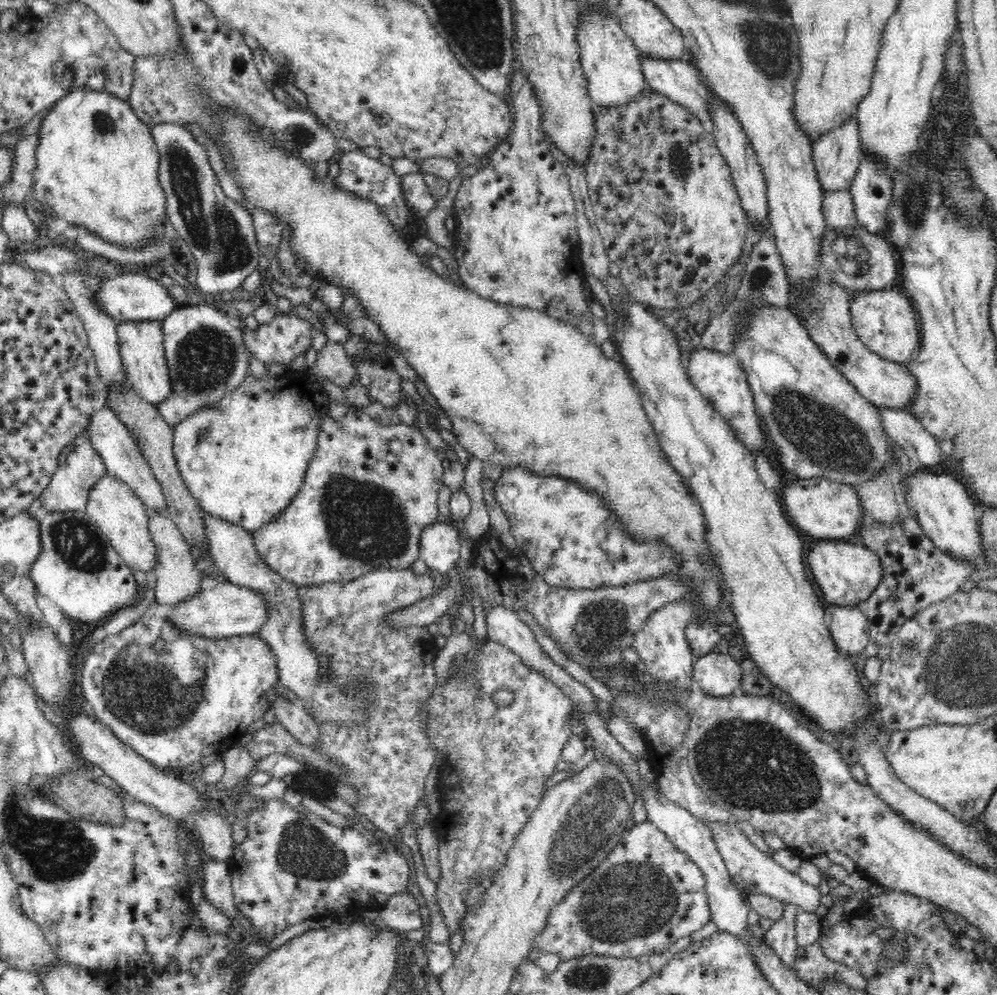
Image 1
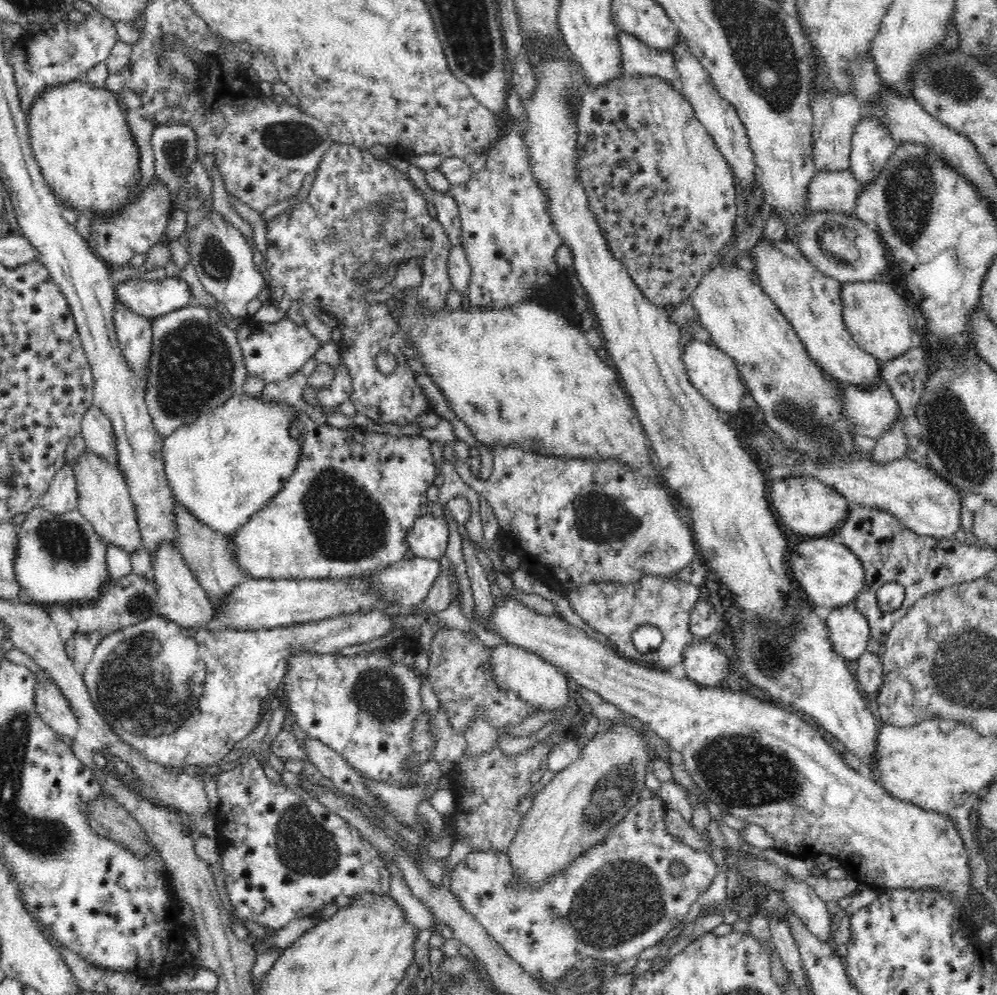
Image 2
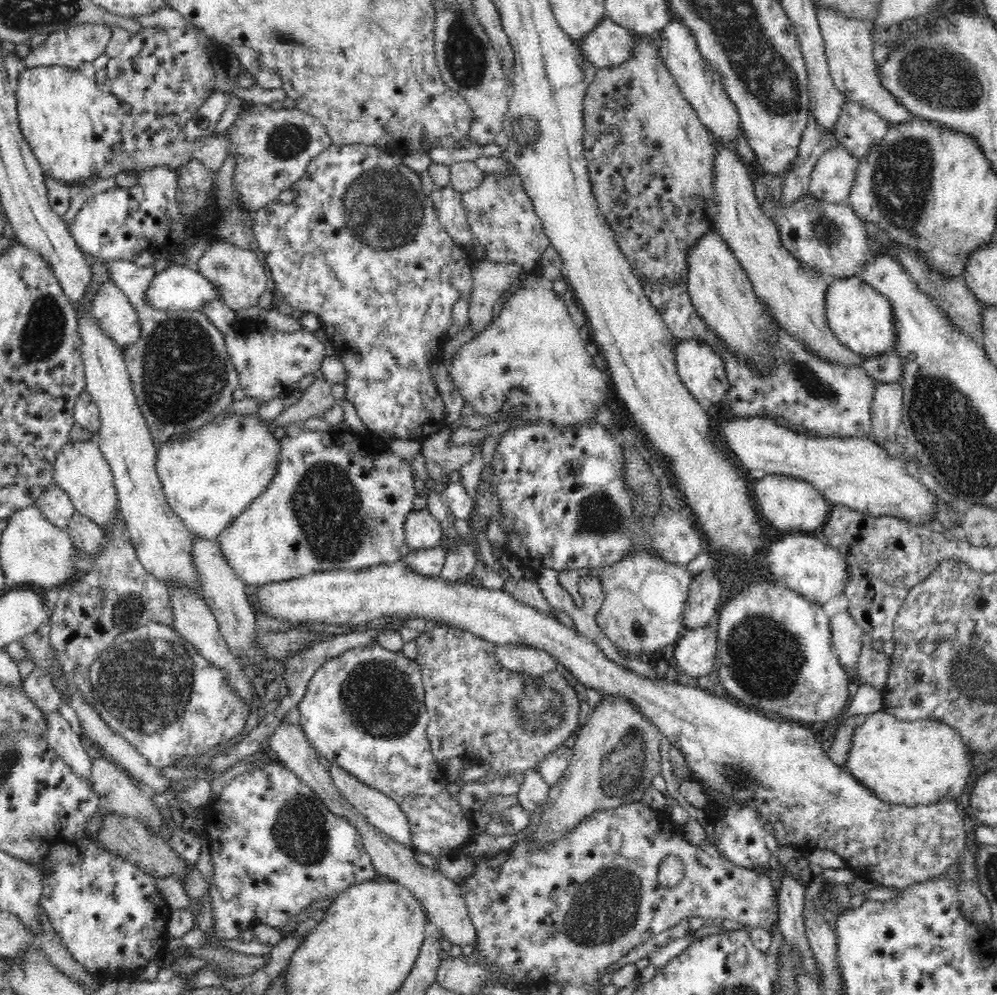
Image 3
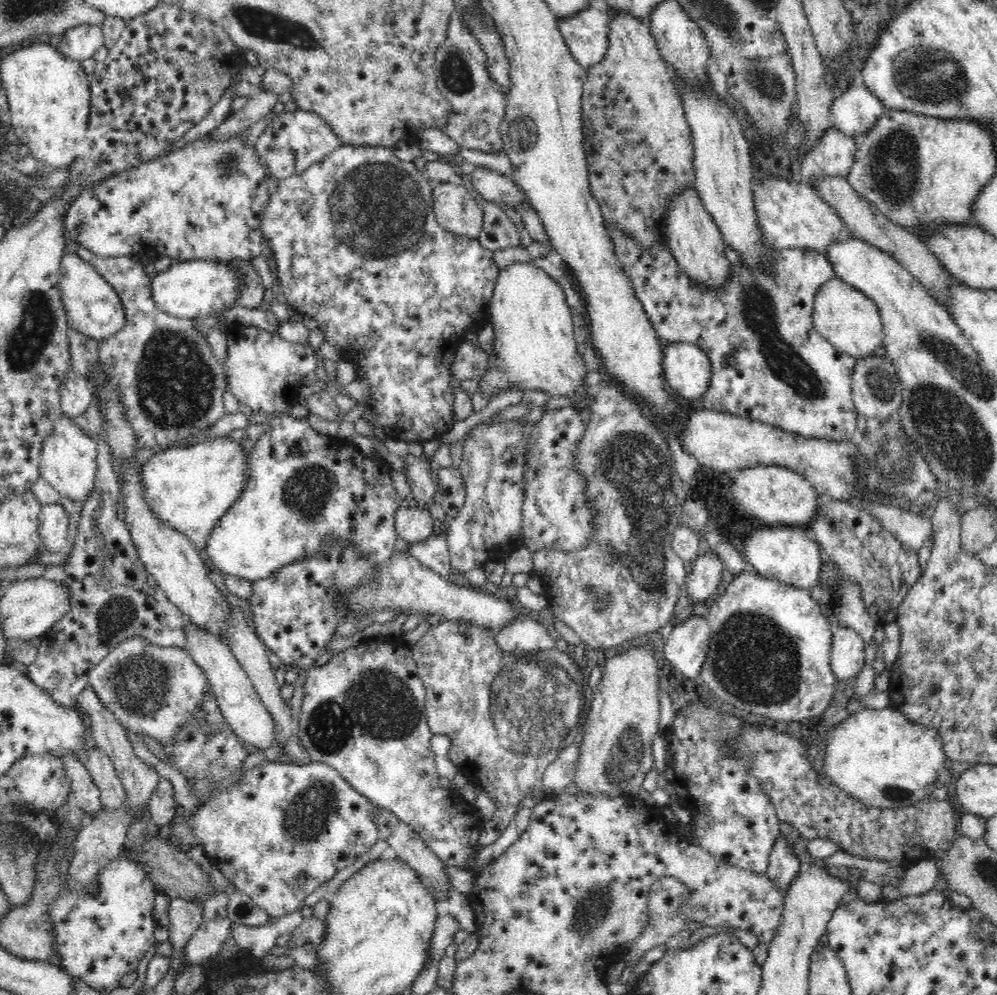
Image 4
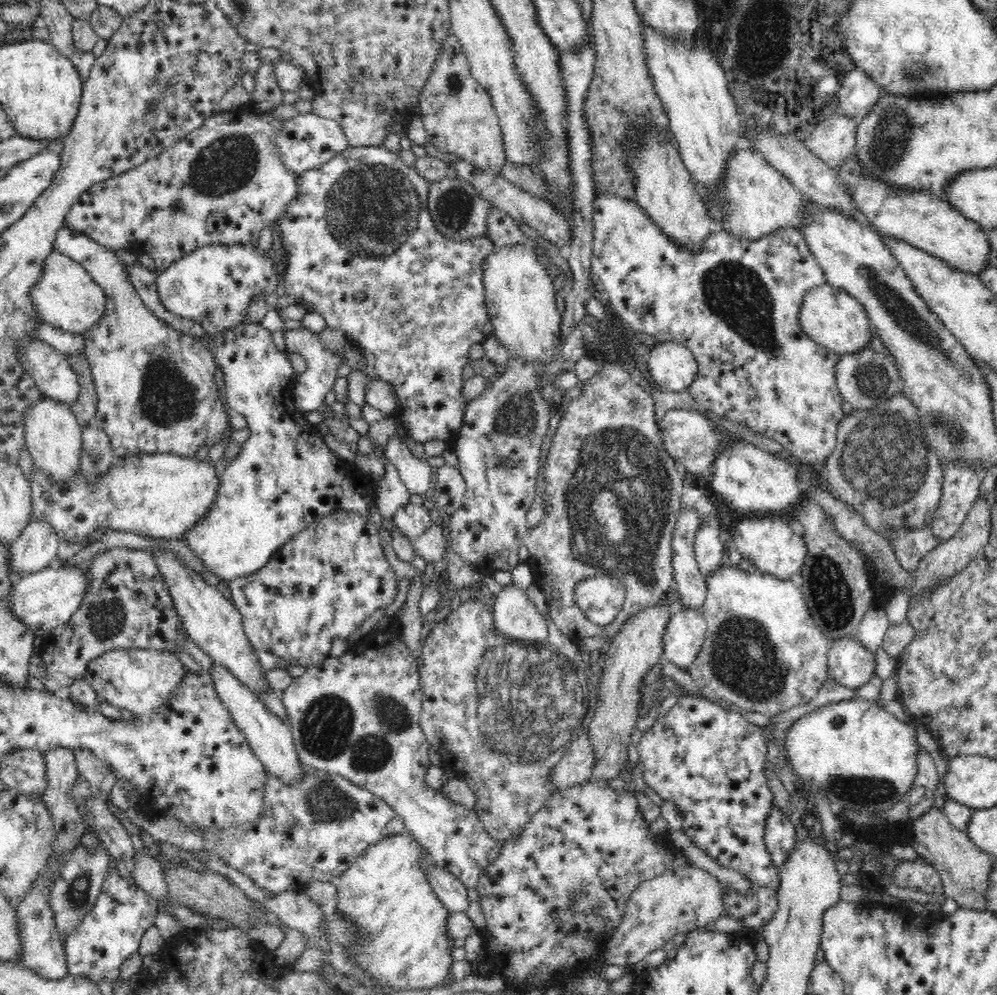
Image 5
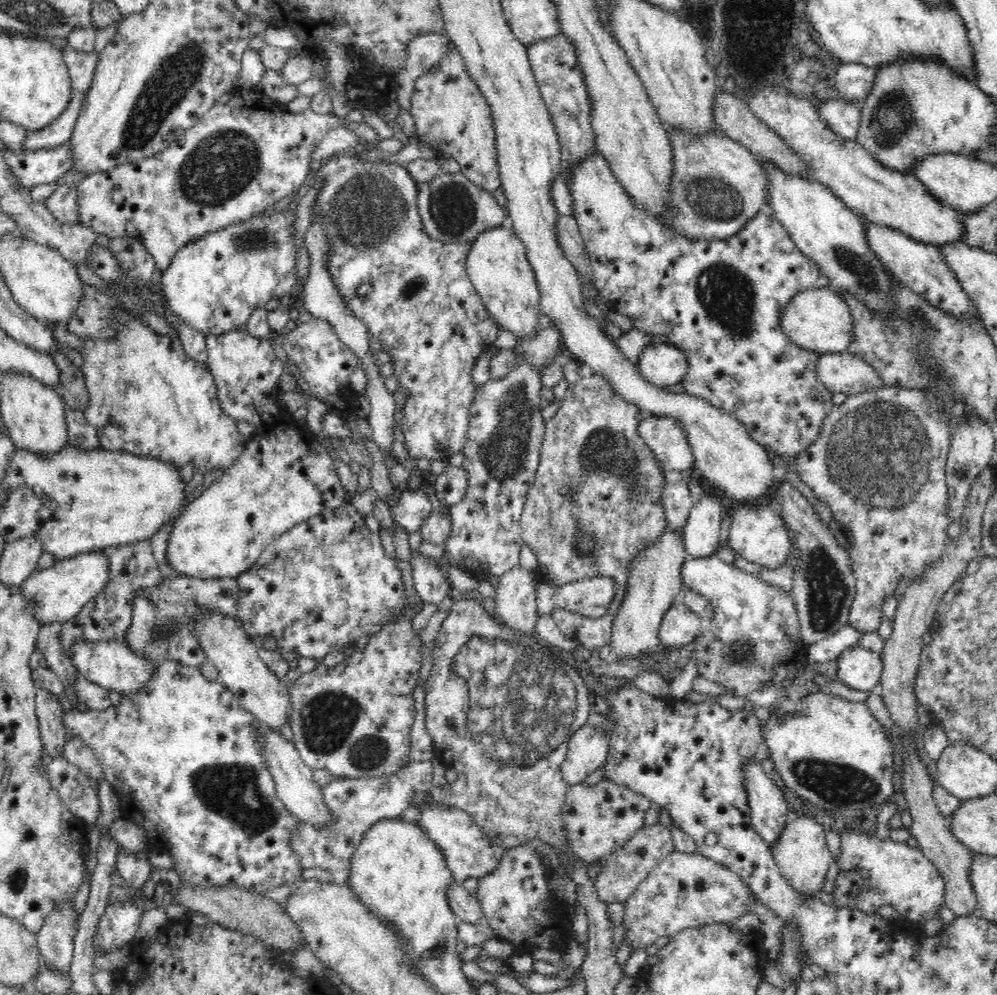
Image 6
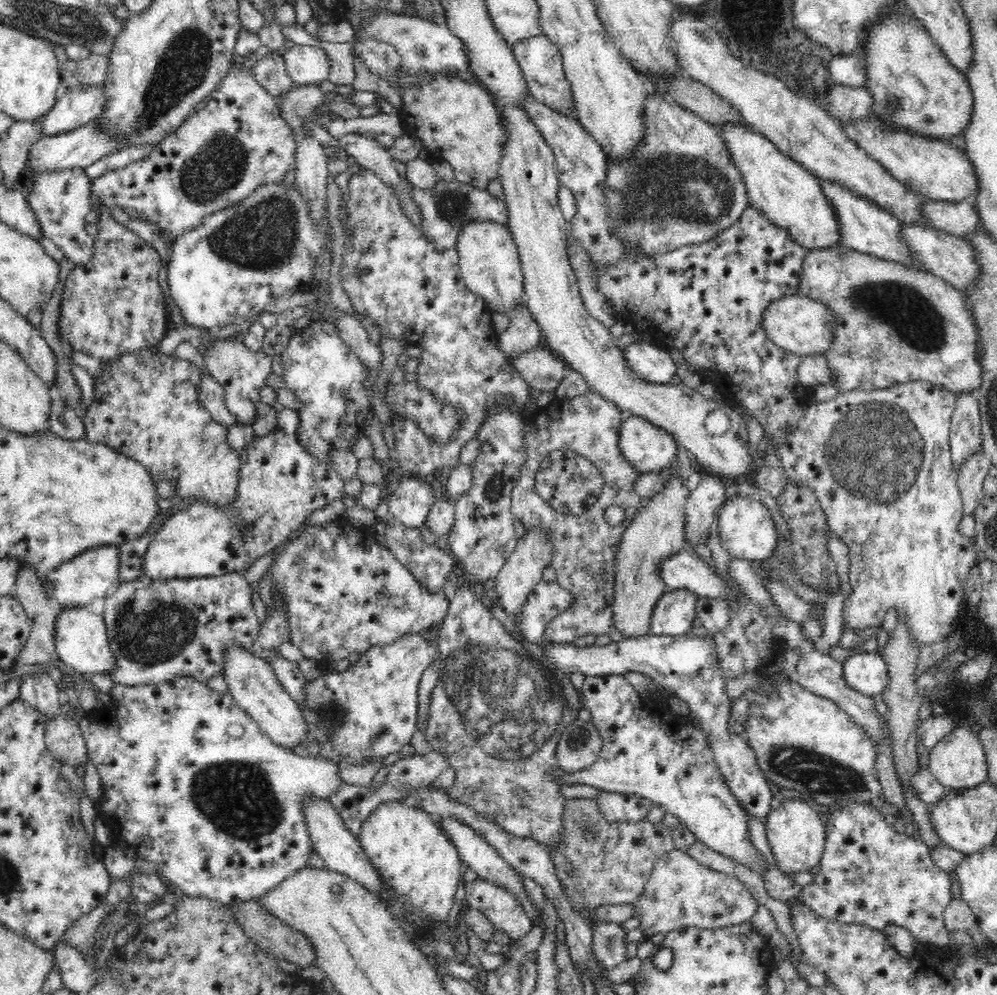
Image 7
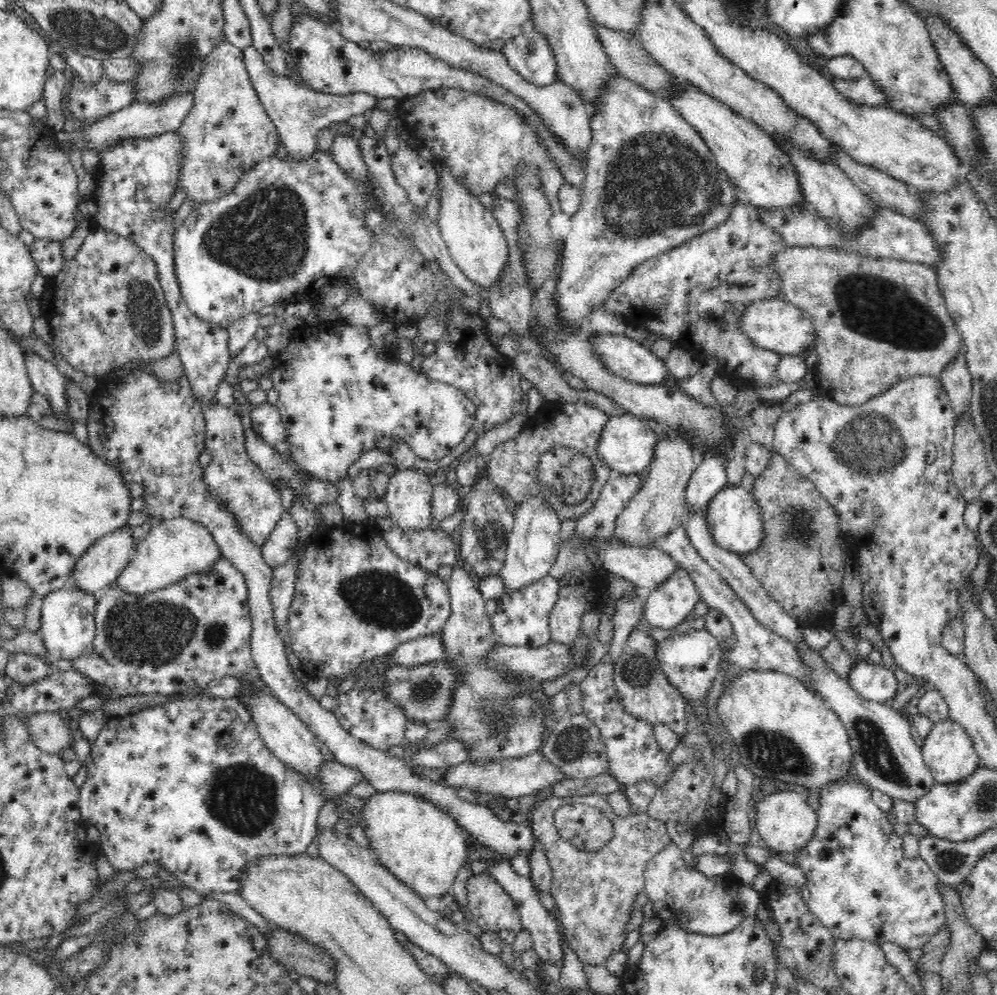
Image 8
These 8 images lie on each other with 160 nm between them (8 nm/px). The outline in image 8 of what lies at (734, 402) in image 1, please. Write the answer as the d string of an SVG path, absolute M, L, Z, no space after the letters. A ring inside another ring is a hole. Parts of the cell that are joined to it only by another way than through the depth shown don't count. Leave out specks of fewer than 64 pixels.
M593 333L591 336L592 350L599 361L612 373L624 380L639 382L646 385L662 384L662 380L670 381L671 376L667 365L662 362L646 344L626 337L626 335L613 335L608 333Z

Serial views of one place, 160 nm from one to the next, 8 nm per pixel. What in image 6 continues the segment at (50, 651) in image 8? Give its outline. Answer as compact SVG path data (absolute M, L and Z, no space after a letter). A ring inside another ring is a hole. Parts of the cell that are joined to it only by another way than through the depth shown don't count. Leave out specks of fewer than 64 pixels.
M82 638L76 640L72 646L71 660L78 670L78 674L84 676L90 682L106 689L120 693L121 696L132 696L134 693L142 690L142 687L156 674L154 665L148 659L142 659L139 655L134 654L122 642L89 642Z

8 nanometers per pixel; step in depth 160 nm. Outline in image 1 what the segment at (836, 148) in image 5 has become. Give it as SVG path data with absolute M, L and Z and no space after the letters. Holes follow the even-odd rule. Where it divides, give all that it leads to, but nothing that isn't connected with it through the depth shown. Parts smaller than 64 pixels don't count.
M823 190L823 192L822 212L827 221L827 228L837 232L838 229L856 226L857 214L851 190L836 190L836 192Z

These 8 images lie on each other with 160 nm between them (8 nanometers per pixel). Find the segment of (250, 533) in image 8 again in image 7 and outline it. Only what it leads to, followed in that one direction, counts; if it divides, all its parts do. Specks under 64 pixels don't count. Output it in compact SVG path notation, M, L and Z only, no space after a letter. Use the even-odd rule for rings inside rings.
M201 372L200 378L202 382L200 382L201 392L198 399L202 406L210 412L216 422L223 424L226 428L236 426L238 423L236 417L232 415L224 401L224 387L209 372L206 375Z

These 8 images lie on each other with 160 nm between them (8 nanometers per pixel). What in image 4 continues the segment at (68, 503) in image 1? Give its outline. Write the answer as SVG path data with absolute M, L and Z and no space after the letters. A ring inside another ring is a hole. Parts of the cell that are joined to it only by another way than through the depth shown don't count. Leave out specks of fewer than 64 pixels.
M50 503L41 506L39 514L38 536L45 552L62 551L68 536L68 513L62 504Z

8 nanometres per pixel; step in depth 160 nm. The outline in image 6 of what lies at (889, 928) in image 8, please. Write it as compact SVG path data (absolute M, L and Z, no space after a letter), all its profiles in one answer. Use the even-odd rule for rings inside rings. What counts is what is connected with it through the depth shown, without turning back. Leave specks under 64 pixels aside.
M860 821L852 822L840 833L840 855L834 857L834 862L838 864L838 875L834 880L836 888L831 893L835 900L834 906L857 908L866 914L876 914L880 906L892 904L900 919L908 919L912 924L921 924L936 918L936 912L945 903L945 879L934 863L926 858L919 847L913 848L906 842L895 842L892 839L878 839L875 834L865 834L860 827L863 827Z

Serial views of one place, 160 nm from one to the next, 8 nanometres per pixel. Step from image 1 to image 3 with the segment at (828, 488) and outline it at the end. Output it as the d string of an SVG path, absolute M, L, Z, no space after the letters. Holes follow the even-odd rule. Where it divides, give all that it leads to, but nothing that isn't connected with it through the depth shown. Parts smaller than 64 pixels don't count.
M759 474L753 475L750 493L757 506L757 512L766 524L772 524L778 530L804 530L817 534L829 517L833 504L818 492L809 482L789 477L788 475Z

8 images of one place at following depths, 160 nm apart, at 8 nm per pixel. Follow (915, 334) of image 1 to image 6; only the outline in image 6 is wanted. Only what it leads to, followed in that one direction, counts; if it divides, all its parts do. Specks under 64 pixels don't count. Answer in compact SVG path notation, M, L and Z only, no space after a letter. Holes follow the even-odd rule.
M824 284L820 289L804 290L790 298L790 302L781 310L779 325L796 346L820 355L842 353L853 339L853 318L848 305Z

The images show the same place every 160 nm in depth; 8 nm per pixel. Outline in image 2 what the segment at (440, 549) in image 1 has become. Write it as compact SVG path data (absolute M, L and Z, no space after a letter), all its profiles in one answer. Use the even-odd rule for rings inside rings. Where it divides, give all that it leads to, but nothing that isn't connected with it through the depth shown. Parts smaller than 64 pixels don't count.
M428 512L419 516L407 534L409 549L415 556L439 560L445 555L450 530L445 519Z

